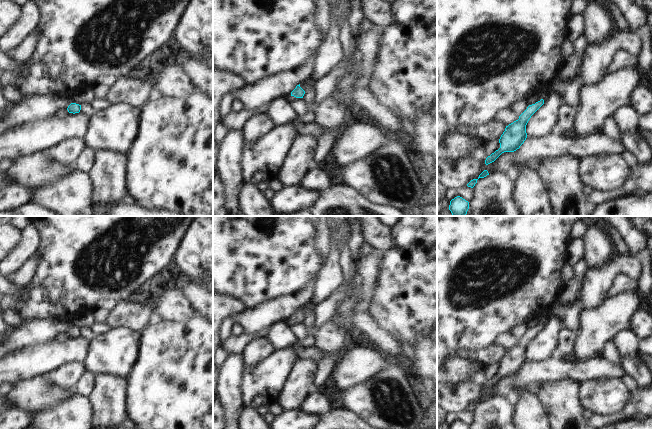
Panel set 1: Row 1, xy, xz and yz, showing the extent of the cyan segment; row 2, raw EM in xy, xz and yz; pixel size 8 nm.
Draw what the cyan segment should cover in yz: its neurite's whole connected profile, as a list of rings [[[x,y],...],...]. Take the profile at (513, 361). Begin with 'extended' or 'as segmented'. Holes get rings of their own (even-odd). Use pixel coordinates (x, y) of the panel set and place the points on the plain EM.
as segmented | [[[544,324],[529,329],[519,340],[519,343],[506,350],[505,355],[499,363],[500,372],[488,380],[485,388],[494,386],[504,376],[514,376],[520,372],[527,362],[526,349],[531,340],[544,328]]]

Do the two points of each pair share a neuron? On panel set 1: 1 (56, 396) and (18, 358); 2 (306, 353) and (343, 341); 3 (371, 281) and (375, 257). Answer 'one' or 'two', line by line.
1: two
2: two
3: one

